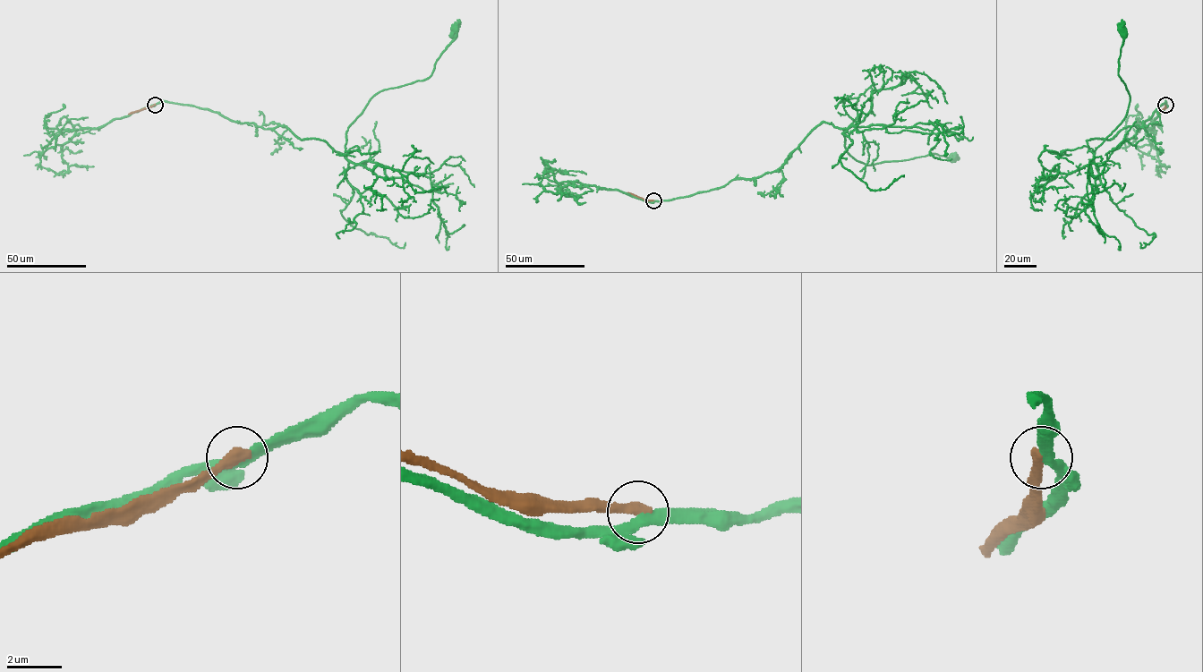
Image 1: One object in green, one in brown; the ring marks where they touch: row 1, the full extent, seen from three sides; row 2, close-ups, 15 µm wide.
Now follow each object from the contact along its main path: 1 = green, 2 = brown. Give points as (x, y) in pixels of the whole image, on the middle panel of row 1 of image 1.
1: (653, 200), (690, 196), (777, 170), (824, 122), (843, 130), (847, 151), (867, 165), (930, 153), (952, 157)
2: (653, 200), (627, 192)

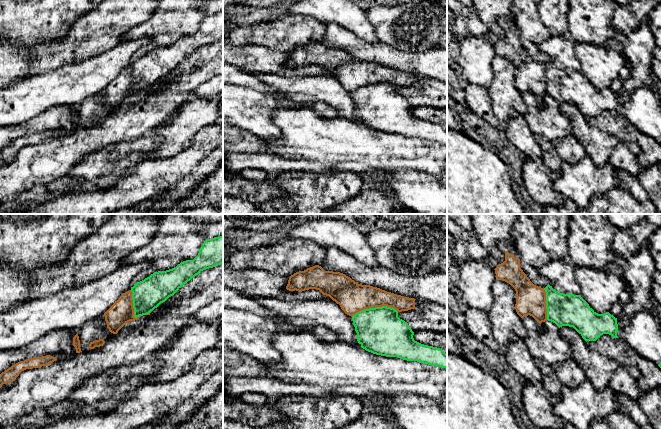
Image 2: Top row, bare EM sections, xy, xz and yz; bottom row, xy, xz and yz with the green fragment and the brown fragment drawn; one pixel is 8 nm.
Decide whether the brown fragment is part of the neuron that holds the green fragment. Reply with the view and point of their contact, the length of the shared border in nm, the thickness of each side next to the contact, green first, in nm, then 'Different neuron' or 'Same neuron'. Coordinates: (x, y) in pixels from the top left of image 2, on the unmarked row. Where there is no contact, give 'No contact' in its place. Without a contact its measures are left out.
Touches green at xz (375, 83). Shared border 380 nm. Thickness 380 nm (green) against 240 nm. Different neuron

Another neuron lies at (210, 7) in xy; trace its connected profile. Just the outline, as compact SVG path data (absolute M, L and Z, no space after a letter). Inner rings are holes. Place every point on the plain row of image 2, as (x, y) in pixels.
M208 0L201 8L204 10L205 15L223 12L223 0Z

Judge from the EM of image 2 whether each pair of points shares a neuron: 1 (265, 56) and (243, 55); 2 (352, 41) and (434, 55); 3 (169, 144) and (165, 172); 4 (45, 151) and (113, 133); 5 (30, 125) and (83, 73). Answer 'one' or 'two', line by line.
1: one
2: one
3: two
4: one
5: two

